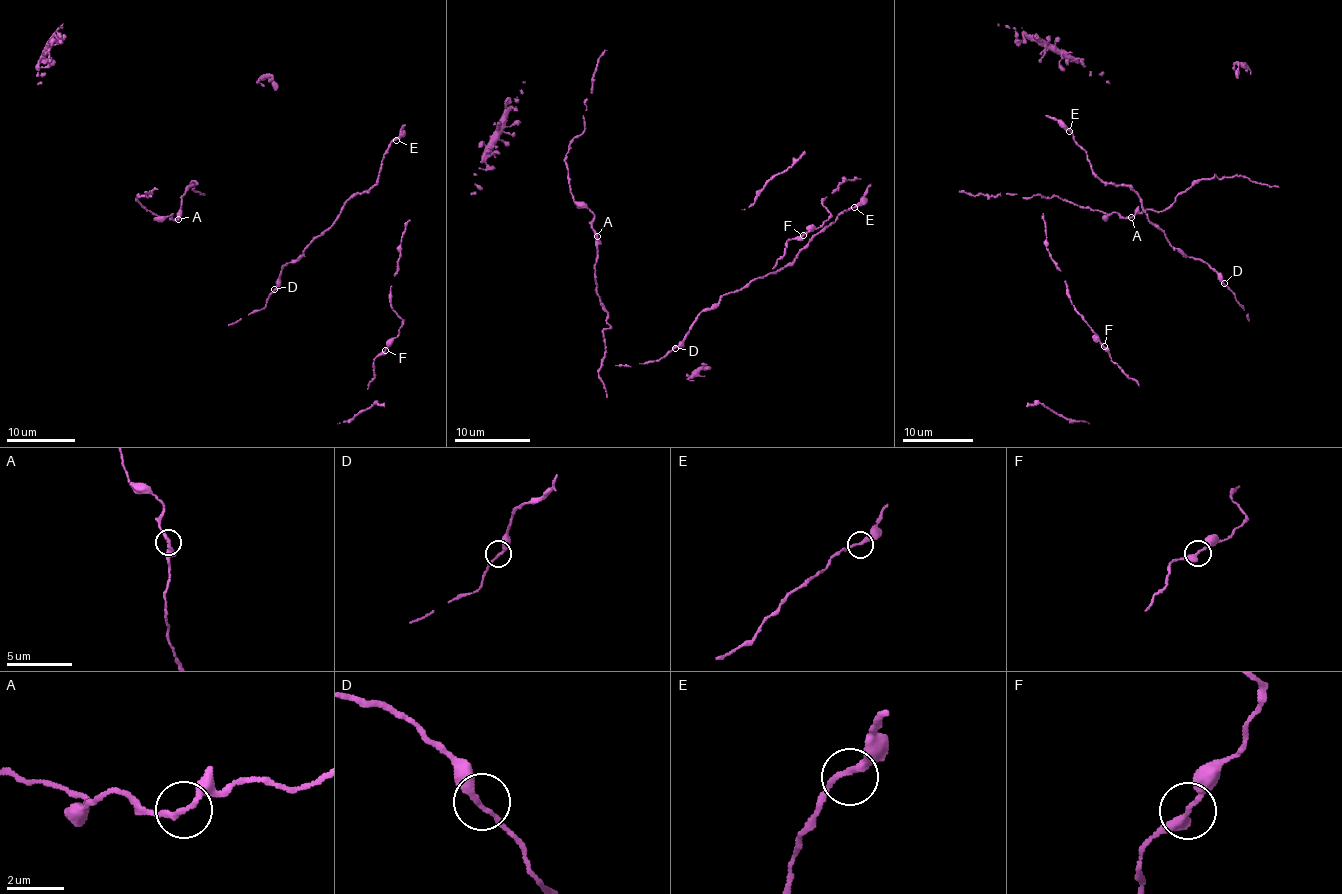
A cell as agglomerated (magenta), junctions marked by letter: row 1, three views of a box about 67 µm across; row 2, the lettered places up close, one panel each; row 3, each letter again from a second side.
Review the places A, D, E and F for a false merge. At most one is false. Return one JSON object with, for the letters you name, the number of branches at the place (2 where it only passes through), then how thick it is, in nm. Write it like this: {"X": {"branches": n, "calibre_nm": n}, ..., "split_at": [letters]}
{"split_at": []}

